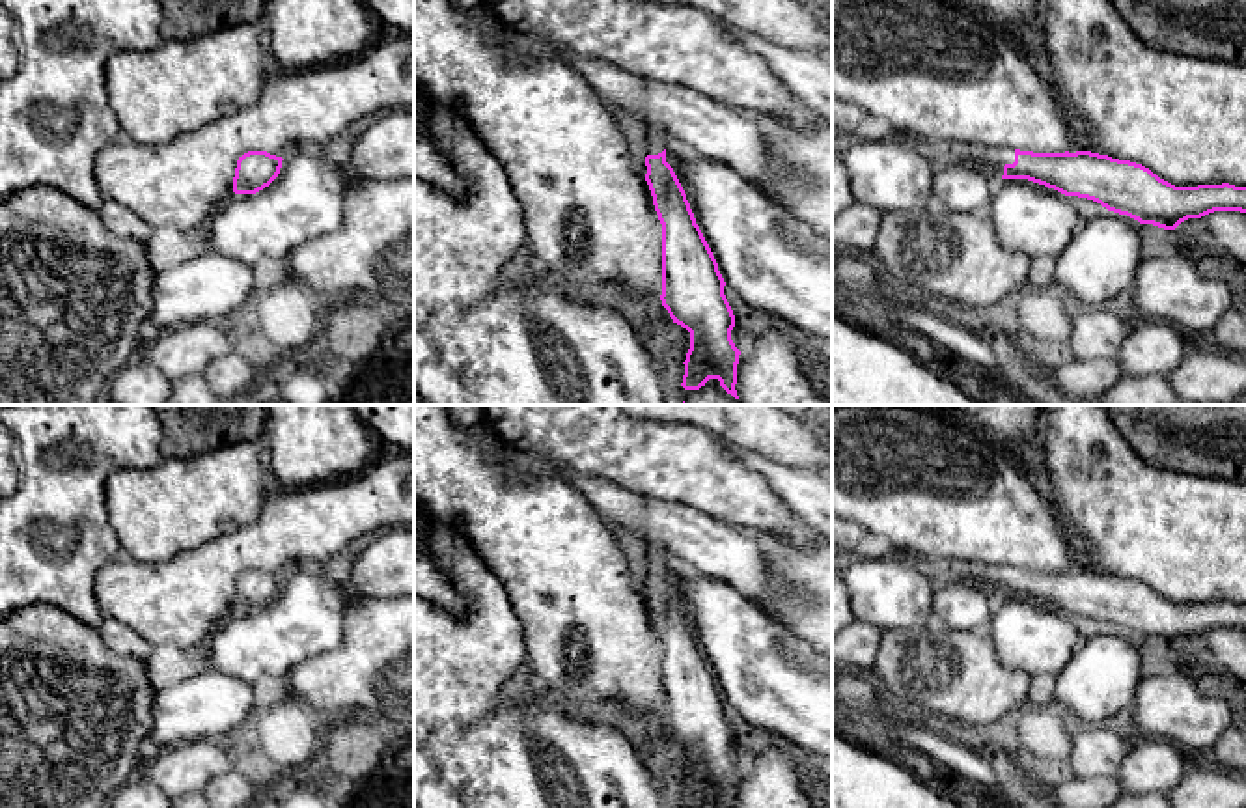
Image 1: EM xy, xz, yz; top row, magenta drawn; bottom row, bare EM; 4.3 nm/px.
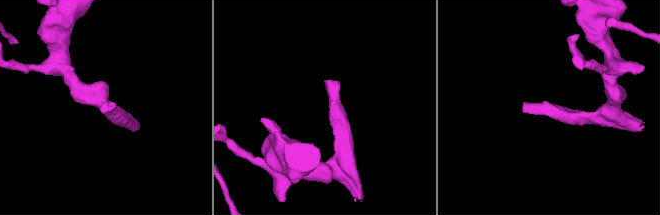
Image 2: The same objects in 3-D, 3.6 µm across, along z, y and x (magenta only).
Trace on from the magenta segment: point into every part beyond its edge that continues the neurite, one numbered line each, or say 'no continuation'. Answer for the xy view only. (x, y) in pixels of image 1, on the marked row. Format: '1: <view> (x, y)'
no continuation

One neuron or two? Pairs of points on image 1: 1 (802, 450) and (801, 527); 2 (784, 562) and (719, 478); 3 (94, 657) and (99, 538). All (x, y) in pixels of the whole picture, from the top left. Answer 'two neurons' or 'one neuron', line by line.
1: two neurons
2: two neurons
3: two neurons

